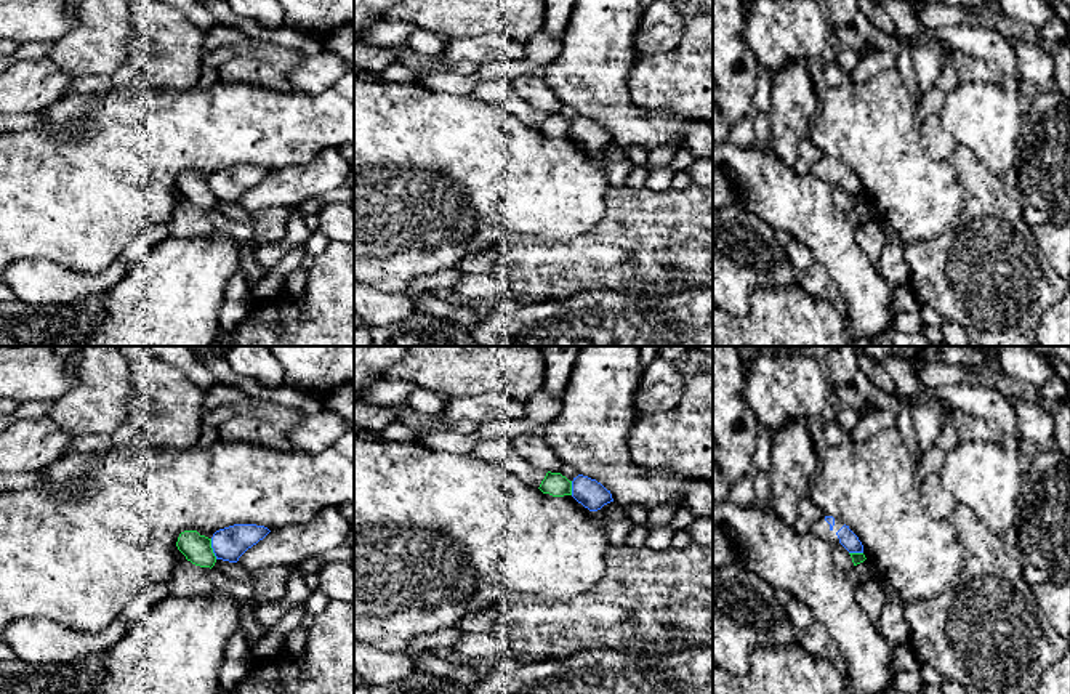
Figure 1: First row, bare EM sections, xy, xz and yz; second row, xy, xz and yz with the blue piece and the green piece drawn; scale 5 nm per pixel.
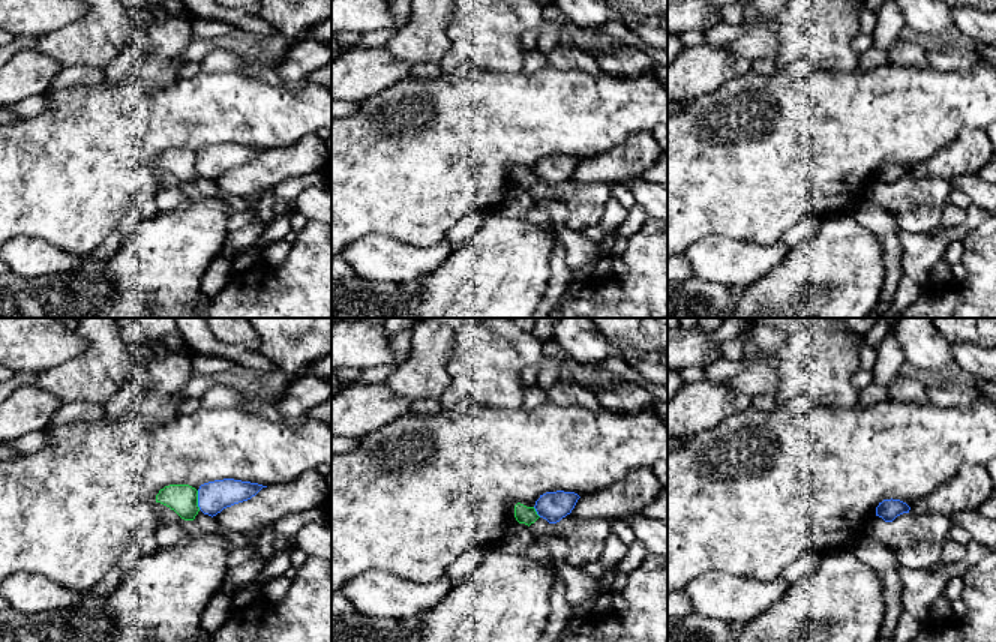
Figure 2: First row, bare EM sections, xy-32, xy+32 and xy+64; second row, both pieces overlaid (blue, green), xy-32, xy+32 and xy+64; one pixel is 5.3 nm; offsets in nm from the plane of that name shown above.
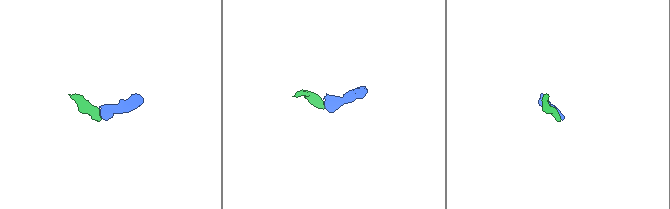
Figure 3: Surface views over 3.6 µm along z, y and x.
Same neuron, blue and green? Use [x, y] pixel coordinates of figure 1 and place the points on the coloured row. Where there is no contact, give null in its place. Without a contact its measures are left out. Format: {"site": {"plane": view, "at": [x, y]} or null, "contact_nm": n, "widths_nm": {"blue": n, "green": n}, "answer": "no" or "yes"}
{"site": {"plane": "xy", "at": [212, 547]}, "contact_nm": 110, "widths_nm": {"blue": 170, "green": 140}, "answer": "no"}

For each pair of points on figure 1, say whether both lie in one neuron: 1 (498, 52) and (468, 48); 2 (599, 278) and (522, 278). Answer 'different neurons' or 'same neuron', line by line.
1: same neuron
2: same neuron

